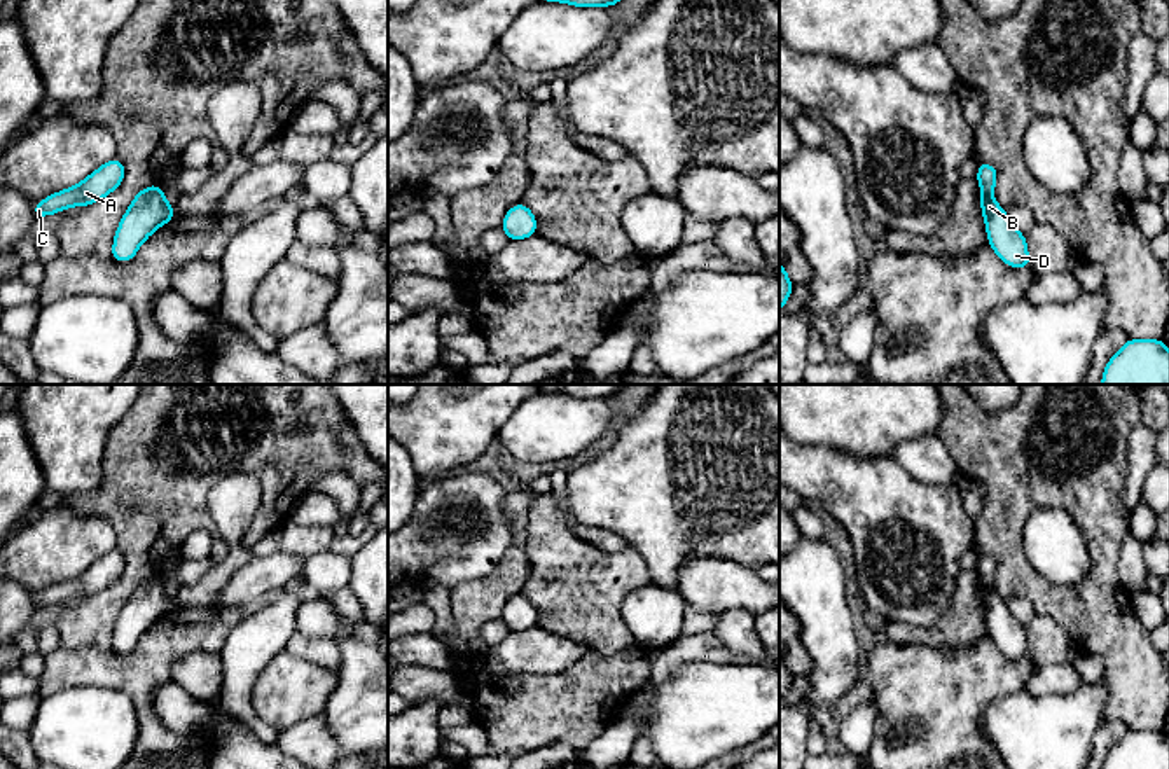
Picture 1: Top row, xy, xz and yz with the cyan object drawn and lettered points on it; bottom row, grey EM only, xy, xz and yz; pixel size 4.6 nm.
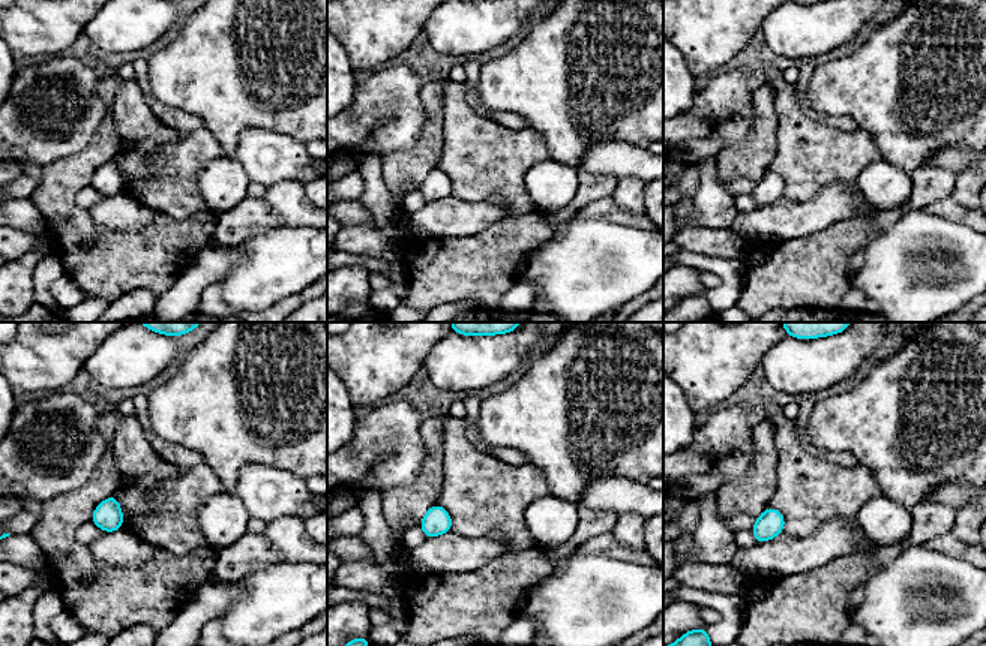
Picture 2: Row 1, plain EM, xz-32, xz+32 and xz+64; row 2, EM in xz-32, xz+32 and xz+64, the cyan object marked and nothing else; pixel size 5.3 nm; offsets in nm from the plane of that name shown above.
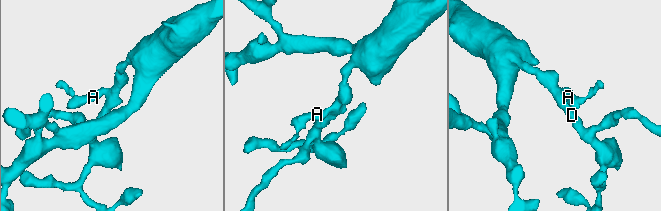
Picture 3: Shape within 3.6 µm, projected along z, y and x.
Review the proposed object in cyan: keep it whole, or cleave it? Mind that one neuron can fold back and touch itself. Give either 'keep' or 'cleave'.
keep

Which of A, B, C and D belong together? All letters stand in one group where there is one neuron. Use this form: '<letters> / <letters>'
A B C D

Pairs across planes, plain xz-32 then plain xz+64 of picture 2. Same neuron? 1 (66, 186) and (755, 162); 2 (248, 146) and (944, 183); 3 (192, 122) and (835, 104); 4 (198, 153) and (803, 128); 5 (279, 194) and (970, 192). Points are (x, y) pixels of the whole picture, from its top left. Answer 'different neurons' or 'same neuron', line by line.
1: same neuron
2: different neurons
3: different neurons
4: same neuron
5: same neuron

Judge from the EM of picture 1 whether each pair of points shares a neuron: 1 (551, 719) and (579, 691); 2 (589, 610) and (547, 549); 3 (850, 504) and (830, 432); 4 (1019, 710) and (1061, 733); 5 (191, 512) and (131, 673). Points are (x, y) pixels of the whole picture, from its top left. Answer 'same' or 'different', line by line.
1: same
2: same
3: different
4: same
5: different

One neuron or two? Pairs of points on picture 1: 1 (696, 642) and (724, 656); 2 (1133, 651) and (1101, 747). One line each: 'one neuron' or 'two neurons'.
1: one neuron
2: two neurons

